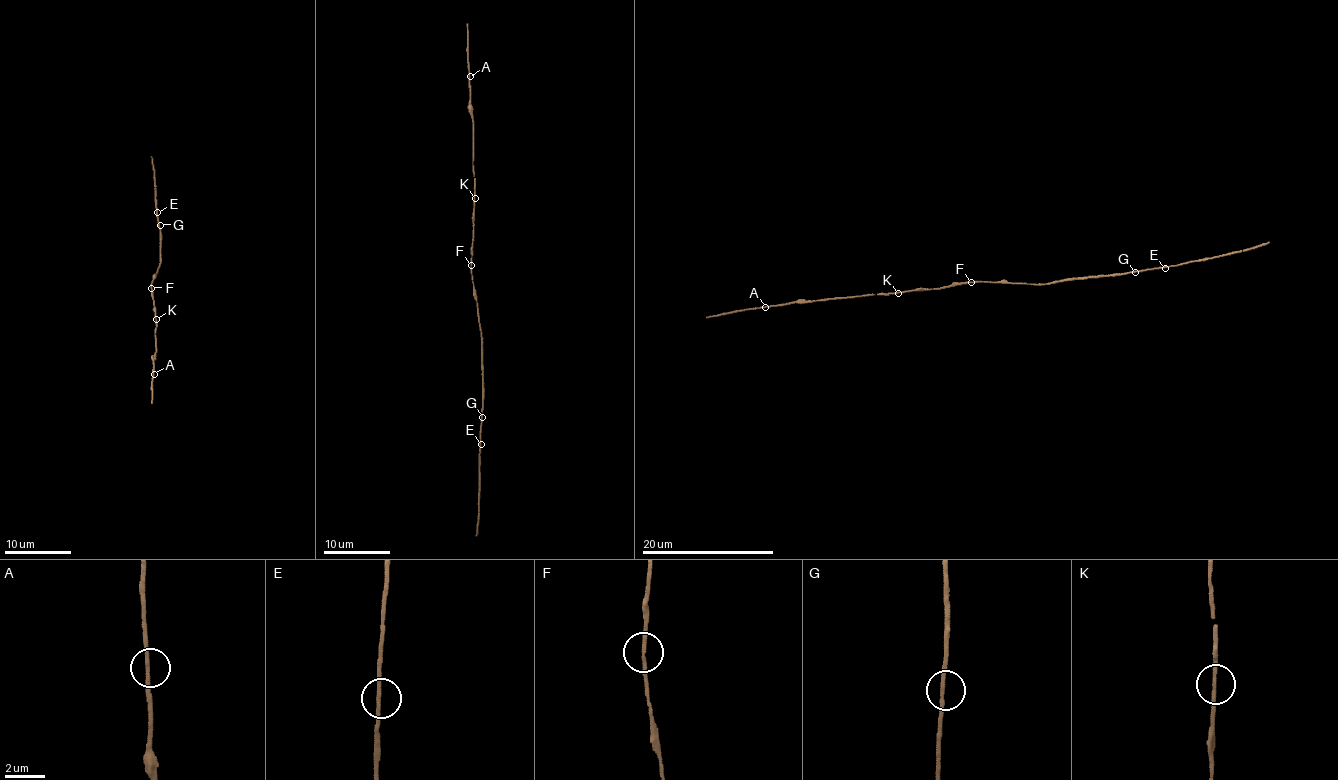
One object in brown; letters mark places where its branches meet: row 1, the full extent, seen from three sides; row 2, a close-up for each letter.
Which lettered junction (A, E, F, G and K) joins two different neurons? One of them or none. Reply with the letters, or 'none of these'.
none of these

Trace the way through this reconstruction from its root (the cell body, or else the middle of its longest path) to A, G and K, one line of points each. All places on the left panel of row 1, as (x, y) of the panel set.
A: (153, 282), (156, 326), (154, 374)
G: (153, 282), (161, 254), (160, 225)
K: (153, 282), (156, 319)

